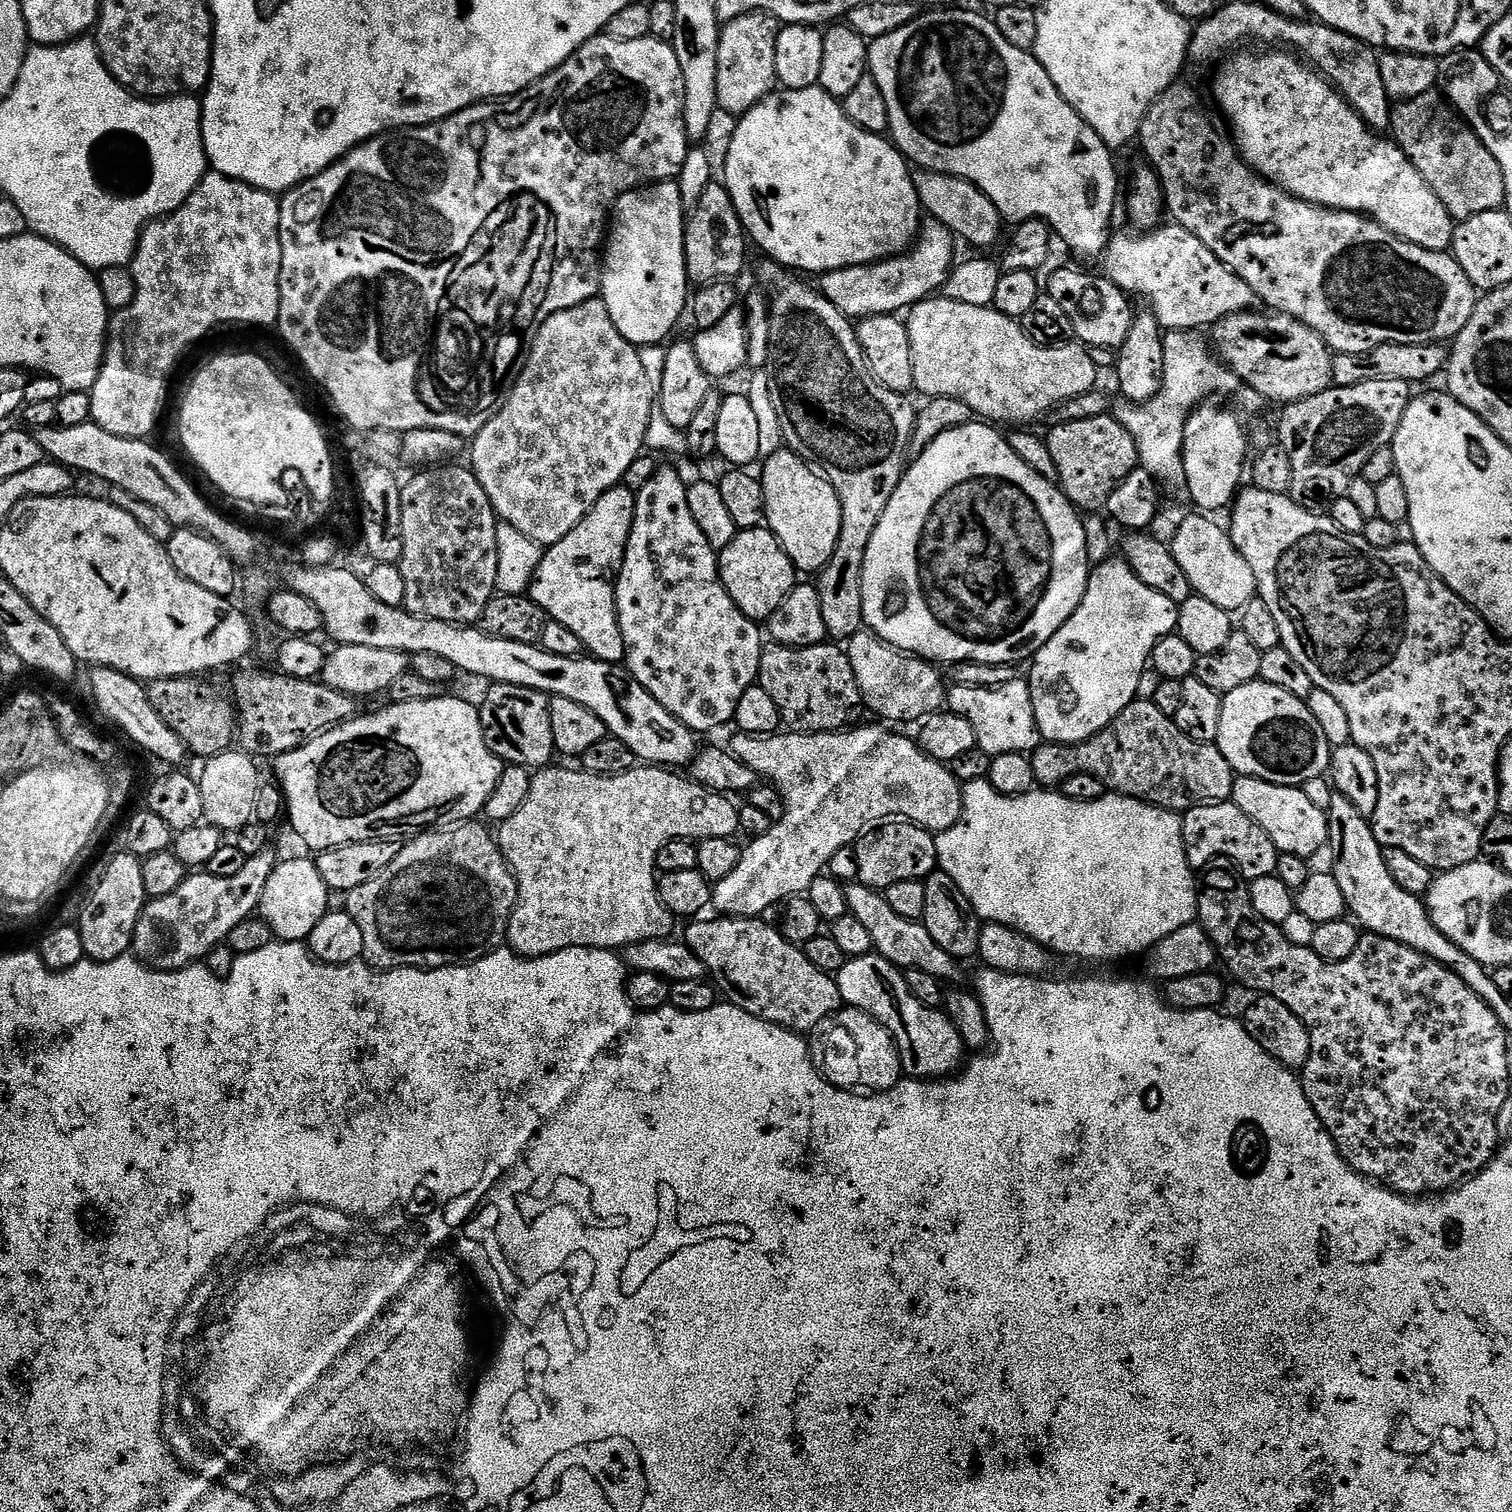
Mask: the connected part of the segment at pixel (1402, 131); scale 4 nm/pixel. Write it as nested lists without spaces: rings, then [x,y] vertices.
[[[1433,90],[1413,100],[1397,103],[1390,112],[1390,136],[1428,183],[1430,190],[1438,196],[1442,206],[1446,206],[1453,221],[1469,220],[1478,214],[1495,212],[1505,207],[1506,182],[1502,166],[1494,158],[1487,143],[1445,103],[1439,91]]]

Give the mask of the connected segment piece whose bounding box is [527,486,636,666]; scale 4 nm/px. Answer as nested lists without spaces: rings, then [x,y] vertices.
[[[624,487],[606,490],[606,494],[590,506],[586,518],[582,518],[566,538],[545,551],[527,591],[531,603],[548,620],[556,620],[577,636],[595,659],[613,666],[624,659],[624,639],[616,617],[616,578],[636,513],[636,492]]]

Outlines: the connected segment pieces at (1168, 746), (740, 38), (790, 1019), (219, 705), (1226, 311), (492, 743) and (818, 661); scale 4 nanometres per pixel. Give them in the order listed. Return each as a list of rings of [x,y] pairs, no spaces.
[[[1137,698],[1132,701],[1130,706],[1126,706],[1126,710],[1122,710],[1122,714],[1118,718],[1114,718],[1100,731],[1096,736],[1091,736],[1089,740],[1083,740],[1081,744],[1050,744],[1047,742],[1041,743],[1040,747],[1035,752],[1031,753],[1032,769],[1034,770],[1034,778],[1037,785],[1044,790],[1052,790],[1064,783],[1066,778],[1082,774],[1090,774],[1094,778],[1098,778],[1098,782],[1104,784],[1105,789],[1109,793],[1119,794],[1125,798],[1133,800],[1143,800],[1145,804],[1153,804],[1156,808],[1167,808],[1169,812],[1183,814],[1189,808],[1197,808],[1198,806],[1214,806],[1215,804],[1223,804],[1231,801],[1232,798],[1232,781],[1234,773],[1226,762],[1226,758],[1220,753],[1220,749],[1215,744],[1199,744],[1190,739],[1186,734],[1182,734],[1182,730],[1178,730],[1175,719],[1173,717],[1162,714],[1162,710],[1158,710],[1158,706],[1152,703],[1148,698]]]
[[[749,14],[727,21],[720,30],[718,46],[718,78],[716,79],[716,103],[721,113],[729,112],[732,118],[739,118],[749,112],[759,100],[765,100],[777,87],[774,50],[781,25],[775,16]]]
[[[760,918],[704,919],[689,923],[692,925],[685,930],[682,940],[702,962],[711,983],[716,985],[719,995],[727,1003],[746,1010],[746,1014],[754,1014],[760,1020],[778,1024],[781,1028],[791,1028],[797,1034],[811,1033],[819,1024],[841,1011],[842,1001],[835,979],[829,973],[818,970],[818,966],[806,958],[803,947],[782,938],[771,923],[763,924],[765,921]]]
[[[173,676],[170,680],[153,680],[147,685],[148,701],[158,710],[162,722],[184,743],[185,749],[199,758],[211,758],[229,751],[238,736],[238,708],[233,697],[228,696],[216,684],[207,684],[207,679],[196,676]]]
[[[1175,222],[1169,225],[1169,228],[1160,226],[1143,234],[1132,234],[1136,236],[1113,235],[1109,239],[1102,253],[1103,275],[1113,288],[1124,294],[1133,292],[1134,295],[1148,300],[1152,307],[1149,308],[1151,315],[1156,317],[1157,323],[1164,330],[1193,330],[1192,328],[1200,328],[1203,324],[1211,326],[1235,312],[1249,311],[1257,303],[1254,290],[1250,290],[1250,286],[1242,282],[1242,278],[1234,275],[1197,236]]]
[[[493,684],[486,702],[479,708],[482,734],[486,738],[486,746],[490,746],[492,753],[499,760],[504,761],[505,765],[517,764],[529,770],[540,770],[551,765],[556,747],[550,726],[549,703],[549,697],[538,690],[530,690],[522,686],[510,686],[509,684]]]
[[[775,642],[769,645],[760,653],[758,687],[770,694],[785,729],[805,734],[835,732],[853,723],[852,715],[862,701],[843,647],[832,642],[809,648],[788,648]]]

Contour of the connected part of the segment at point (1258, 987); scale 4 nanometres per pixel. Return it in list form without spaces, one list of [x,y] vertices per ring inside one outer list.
[[[1212,871],[1203,873],[1204,880],[1202,876],[1202,883],[1198,888],[1196,898],[1198,923],[1204,929],[1204,933],[1212,939],[1217,957],[1222,964],[1224,960],[1225,966],[1232,971],[1232,976],[1238,983],[1245,984],[1252,994],[1272,996],[1278,1002],[1282,1002],[1282,1006],[1289,1008],[1306,1026],[1310,1034],[1310,1054],[1302,1069],[1304,1093],[1314,1114],[1320,1119],[1322,1126],[1336,1143],[1336,1147],[1340,1149],[1340,1157],[1348,1161],[1348,1167],[1359,1172],[1361,1176],[1375,1180],[1377,1184],[1382,1184],[1385,1188],[1409,1198],[1420,1198],[1425,1194],[1439,1194],[1451,1190],[1488,1167],[1498,1151],[1496,1135],[1499,1134],[1500,1128],[1496,1123],[1499,1122],[1500,1111],[1508,1100],[1509,1037],[1504,1027],[1500,1025],[1500,1019],[1496,1017],[1494,1010],[1490,1010],[1486,1001],[1478,998],[1478,994],[1474,994],[1474,990],[1466,986],[1466,982],[1457,972],[1445,968],[1431,956],[1423,956],[1413,948],[1388,940],[1385,936],[1361,935],[1358,946],[1354,954],[1350,954],[1350,958],[1337,964],[1330,964],[1327,960],[1318,958],[1318,954],[1314,954],[1311,947],[1303,948],[1288,942],[1283,936],[1281,925],[1263,920],[1254,910],[1248,893],[1249,885],[1243,879],[1237,878],[1231,871],[1228,871],[1229,873]]]

